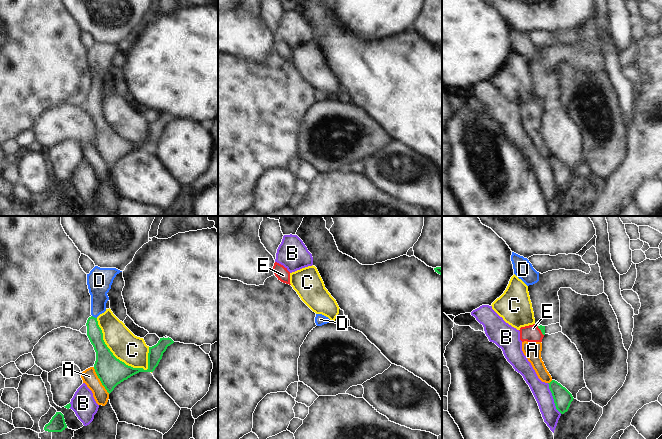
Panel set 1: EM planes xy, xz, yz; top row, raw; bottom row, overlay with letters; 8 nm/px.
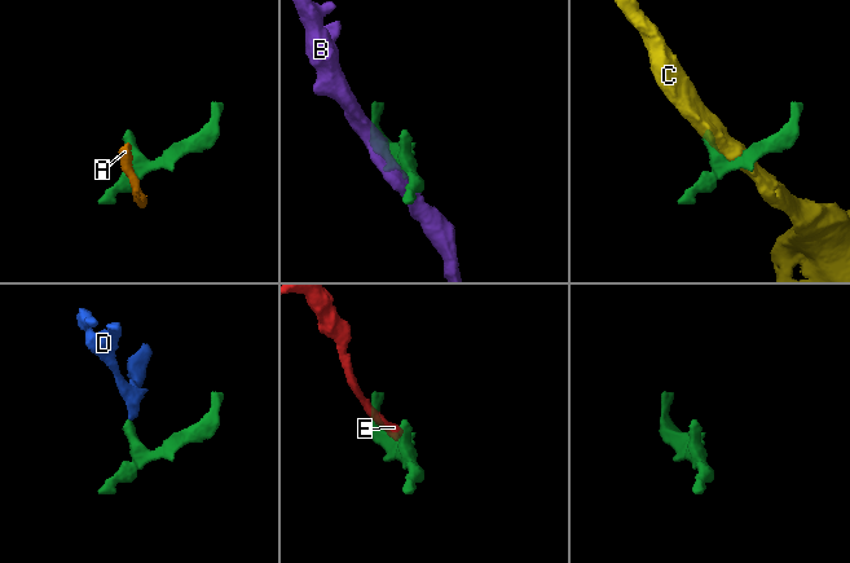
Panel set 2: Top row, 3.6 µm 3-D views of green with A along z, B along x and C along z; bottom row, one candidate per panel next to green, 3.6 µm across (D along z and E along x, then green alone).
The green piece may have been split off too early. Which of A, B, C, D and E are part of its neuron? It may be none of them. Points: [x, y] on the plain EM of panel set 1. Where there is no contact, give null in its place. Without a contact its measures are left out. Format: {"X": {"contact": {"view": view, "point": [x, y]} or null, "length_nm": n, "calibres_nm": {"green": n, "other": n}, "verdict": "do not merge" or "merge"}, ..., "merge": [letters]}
{"A": {"contact": {"view": "xy", "point": [100, 156]}, "length_nm": 260, "calibres_nm": {"green": 220, "other": 120}, "verdict": "do not merge"}, "B": {"contact": {"view": "yz", "point": [553, 174]}, "length_nm": 280, "calibres_nm": {"green": 150, "other": 140}, "verdict": "do not merge"}, "C": {"contact": {"view": "xy", "point": [112, 130]}, "length_nm": 600, "calibres_nm": {"green": 220, "other": 240}, "verdict": "do not merge"}, "D": {"contact": {"view": "xy", "point": [94, 93]}, "length_nm": 50, "calibres_nm": {"green": 120, "other": 160}, "verdict": "merge"}, "E": {"contact": {"view": "yz", "point": [541, 107]}, "length_nm": 90, "calibres_nm": {"green": 50, "other": 140}, "verdict": "do not merge"}, "merge": ["D"]}

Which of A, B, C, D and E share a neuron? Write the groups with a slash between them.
A E / B / C / D

